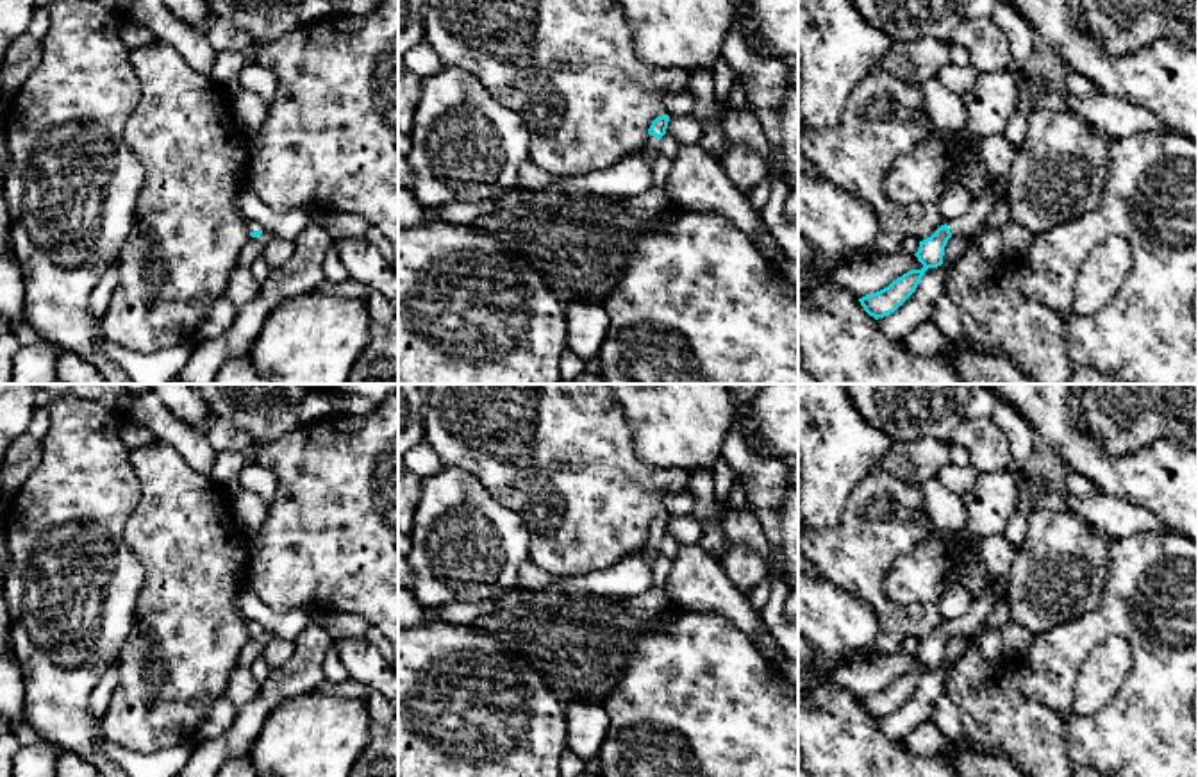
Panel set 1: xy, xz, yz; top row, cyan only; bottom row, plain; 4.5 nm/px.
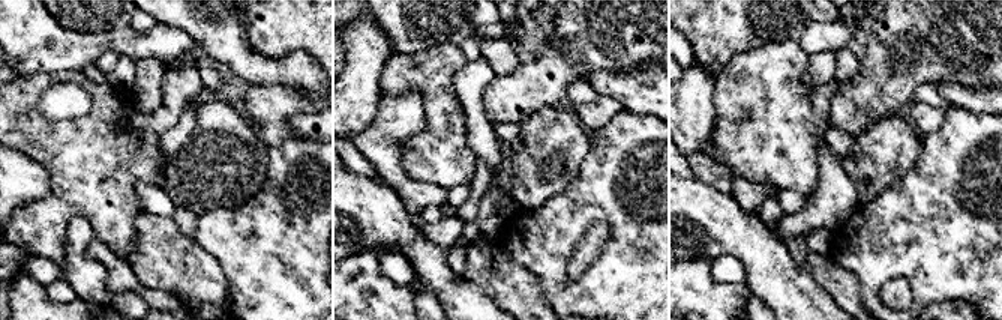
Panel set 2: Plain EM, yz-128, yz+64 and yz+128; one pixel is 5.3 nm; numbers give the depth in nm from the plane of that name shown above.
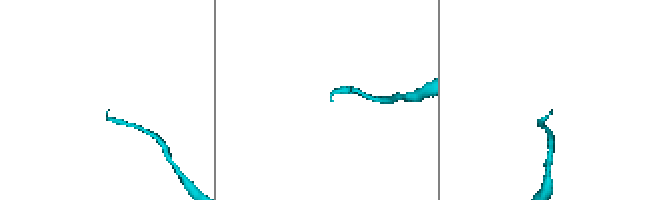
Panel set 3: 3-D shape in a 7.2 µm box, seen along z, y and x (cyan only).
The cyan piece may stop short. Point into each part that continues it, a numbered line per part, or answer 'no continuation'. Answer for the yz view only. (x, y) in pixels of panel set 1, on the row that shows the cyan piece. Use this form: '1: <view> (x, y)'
1: yz (981, 208)

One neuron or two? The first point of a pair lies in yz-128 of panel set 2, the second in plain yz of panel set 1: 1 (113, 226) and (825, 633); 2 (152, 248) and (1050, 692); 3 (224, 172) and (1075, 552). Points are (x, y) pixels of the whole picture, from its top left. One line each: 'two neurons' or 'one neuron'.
1: two neurons
2: two neurons
3: one neuron

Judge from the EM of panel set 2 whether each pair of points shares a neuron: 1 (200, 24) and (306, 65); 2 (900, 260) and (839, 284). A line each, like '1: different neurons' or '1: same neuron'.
1: same neuron
2: different neurons

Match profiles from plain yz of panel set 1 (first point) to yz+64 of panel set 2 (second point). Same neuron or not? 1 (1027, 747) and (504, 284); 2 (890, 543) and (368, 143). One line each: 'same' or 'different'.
1: same
2: same

